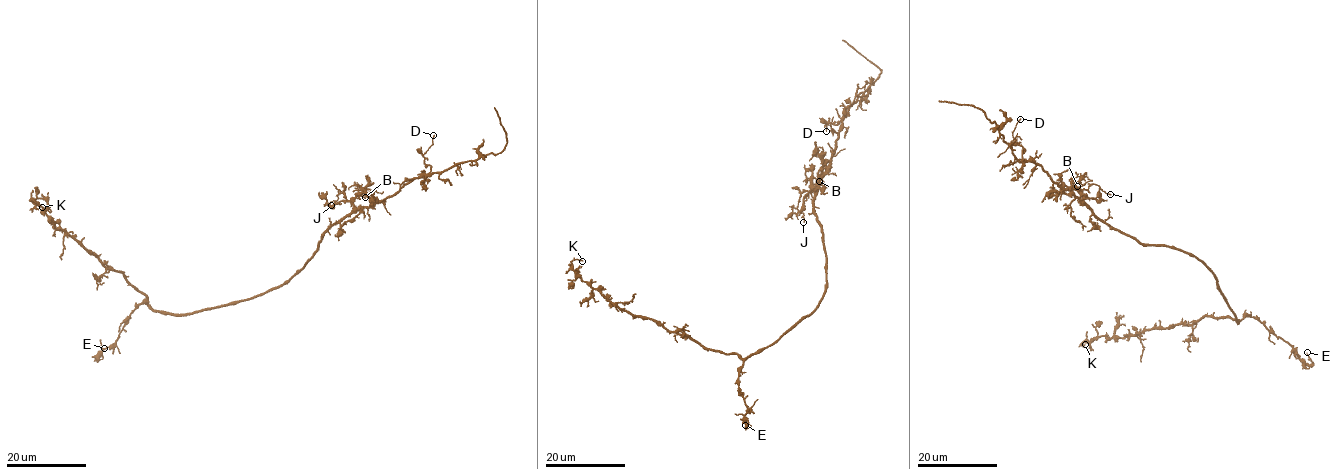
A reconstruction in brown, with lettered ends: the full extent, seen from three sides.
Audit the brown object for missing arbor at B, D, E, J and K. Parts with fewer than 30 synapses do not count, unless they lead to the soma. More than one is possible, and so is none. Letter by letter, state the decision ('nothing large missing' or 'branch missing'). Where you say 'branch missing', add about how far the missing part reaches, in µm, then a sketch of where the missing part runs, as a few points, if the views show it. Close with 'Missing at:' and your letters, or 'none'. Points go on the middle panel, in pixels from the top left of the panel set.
B: nothing large missing
D: nothing large missing
E: nothing large missing
J: nothing large missing
K: nothing large missing
Missing at: none

